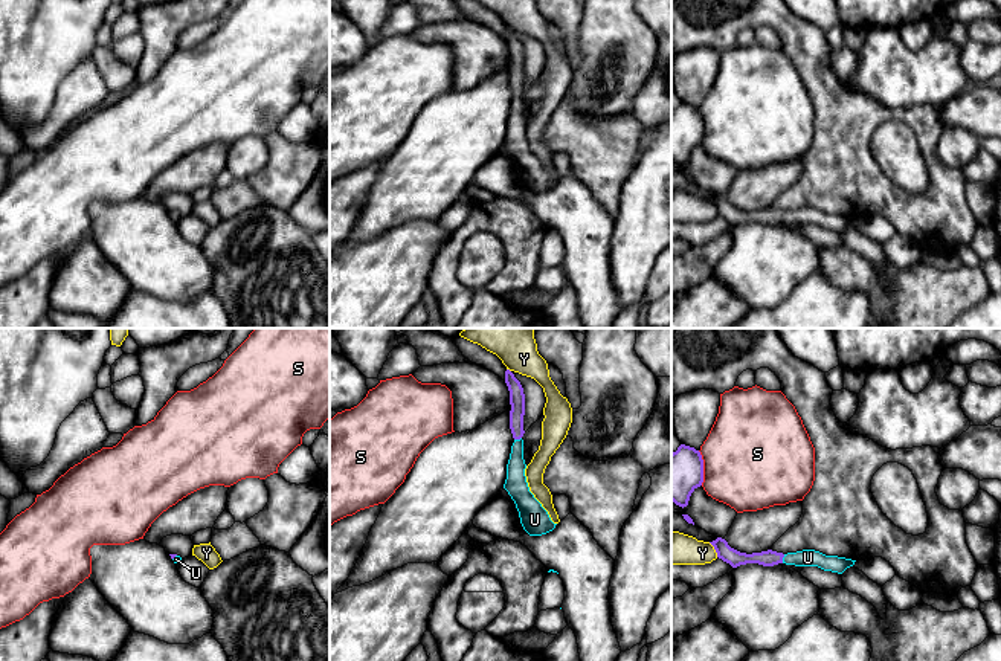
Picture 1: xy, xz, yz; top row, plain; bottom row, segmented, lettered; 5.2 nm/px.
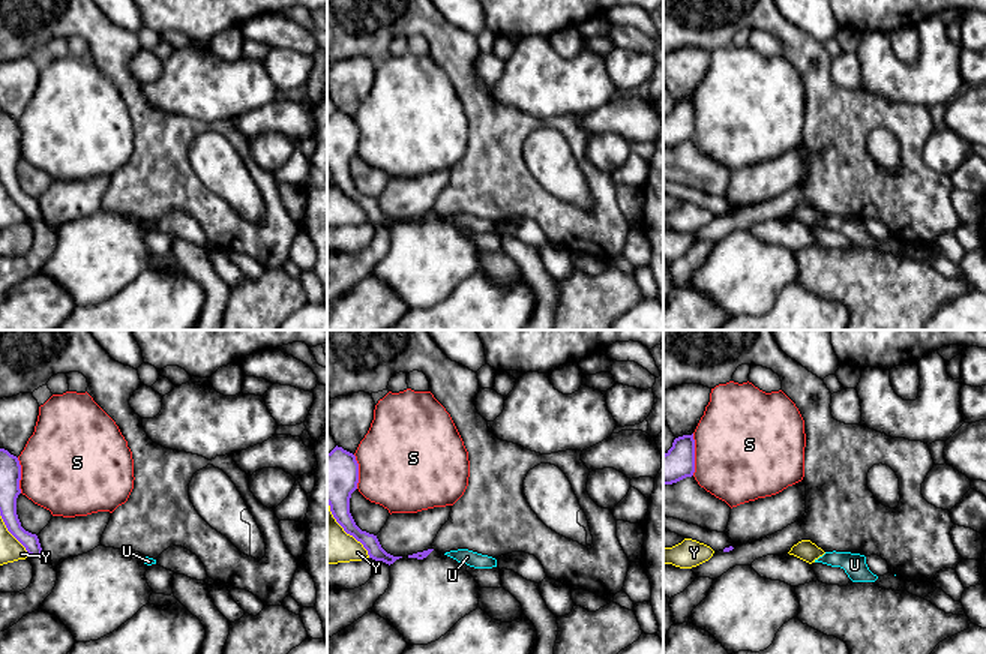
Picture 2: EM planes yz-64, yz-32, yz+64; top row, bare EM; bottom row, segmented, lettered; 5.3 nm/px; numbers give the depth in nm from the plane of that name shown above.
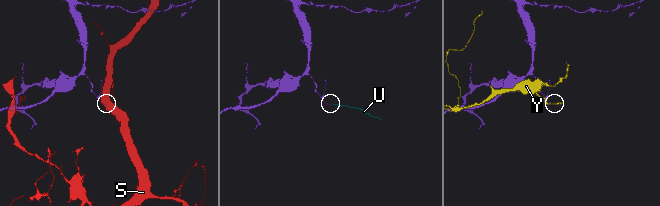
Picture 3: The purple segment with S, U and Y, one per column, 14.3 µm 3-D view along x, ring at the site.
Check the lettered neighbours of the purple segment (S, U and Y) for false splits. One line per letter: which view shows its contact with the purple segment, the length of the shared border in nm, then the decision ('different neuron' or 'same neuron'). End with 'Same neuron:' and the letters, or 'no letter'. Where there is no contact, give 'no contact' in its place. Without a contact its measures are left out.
S: meets purple in yz; contact 190 nm long; different neuron
U: meets purple in yz; contact 50 nm long; same neuron
Y: meets purple in yz; contact 90 nm long; different neuron
Same neuron: U

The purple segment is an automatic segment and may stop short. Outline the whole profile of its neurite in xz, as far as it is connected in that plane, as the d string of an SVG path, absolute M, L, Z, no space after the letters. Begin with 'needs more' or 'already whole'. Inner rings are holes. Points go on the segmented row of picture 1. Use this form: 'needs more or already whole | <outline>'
needs more | M505 371L505 383L510 391L510 429L514 438L511 446L510 459L507 464L507 479L504 488L508 492L519 511L520 524L529 536L542 536L555 528L542 504L529 492L525 476L525 459L523 459L523 415L525 415L525 394L520 382L514 374Z

